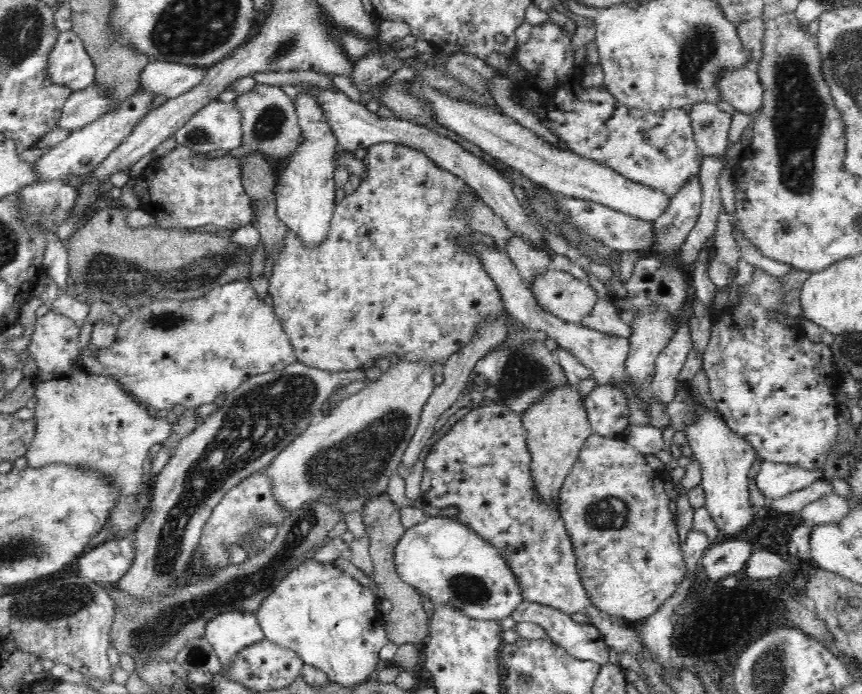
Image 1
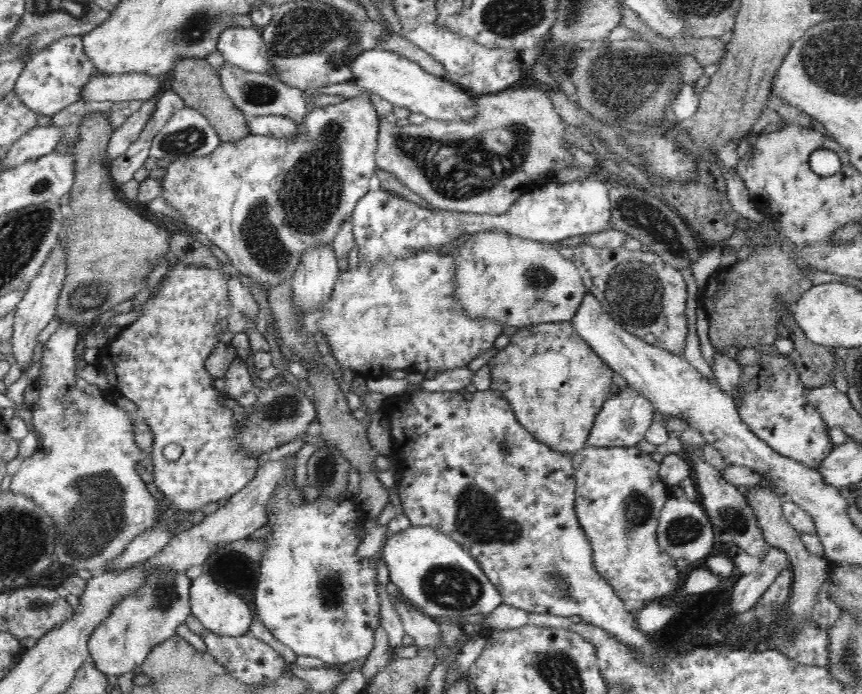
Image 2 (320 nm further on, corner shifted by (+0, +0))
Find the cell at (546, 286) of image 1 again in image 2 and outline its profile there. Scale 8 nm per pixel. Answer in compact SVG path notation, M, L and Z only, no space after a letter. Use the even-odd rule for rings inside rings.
M478 232L458 241L456 296L470 317L500 319L504 326L521 329L528 325L571 322L589 292L576 265L564 258L554 243L522 240L507 232Z

